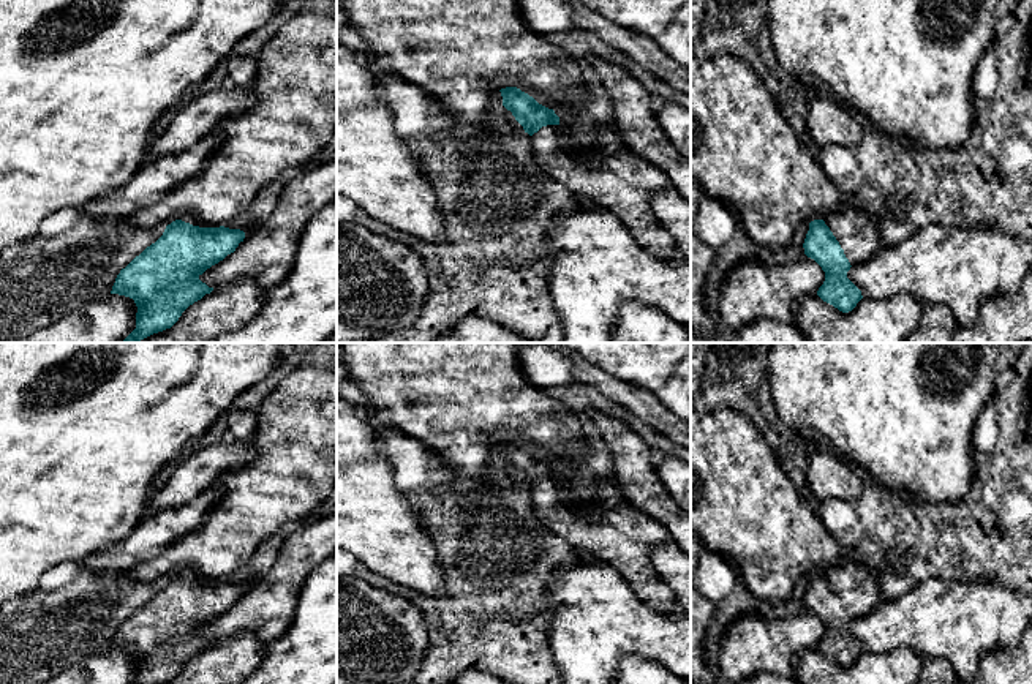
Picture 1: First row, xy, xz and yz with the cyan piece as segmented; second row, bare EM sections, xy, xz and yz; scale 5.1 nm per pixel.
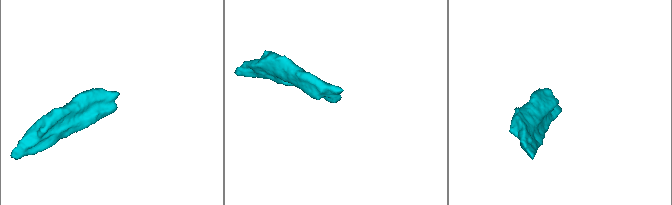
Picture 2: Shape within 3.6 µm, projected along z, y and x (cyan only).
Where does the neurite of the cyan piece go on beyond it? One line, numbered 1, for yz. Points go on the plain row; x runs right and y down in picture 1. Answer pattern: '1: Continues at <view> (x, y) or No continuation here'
1: Continues at yz (858, 591)

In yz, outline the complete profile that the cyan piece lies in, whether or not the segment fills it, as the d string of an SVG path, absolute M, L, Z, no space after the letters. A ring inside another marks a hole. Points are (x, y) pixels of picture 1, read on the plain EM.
M849 558L841 559L825 573L809 577L803 602L825 626L817 649L842 667L852 665L863 649L847 626L882 602L880 588L868 569Z

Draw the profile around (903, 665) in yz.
M809 648L793 657L792 665L800 684L915 684L925 660L910 648L898 648L880 654L863 651L852 665L842 667Z

